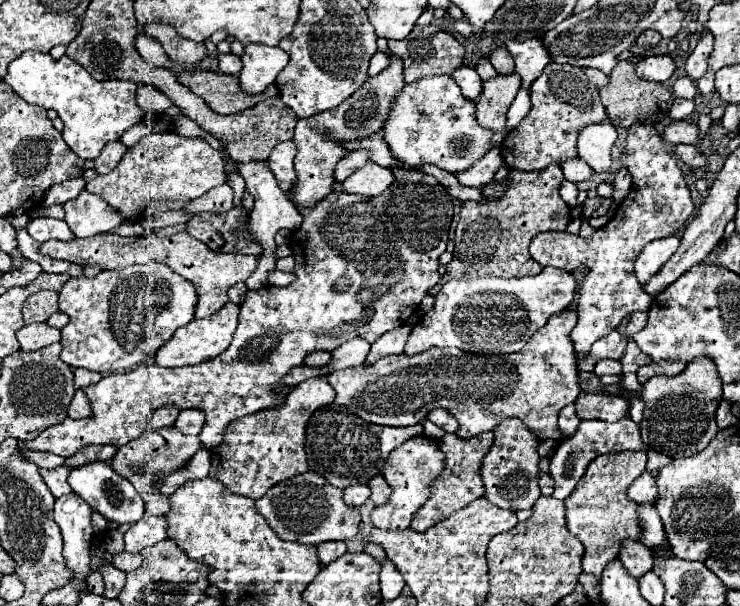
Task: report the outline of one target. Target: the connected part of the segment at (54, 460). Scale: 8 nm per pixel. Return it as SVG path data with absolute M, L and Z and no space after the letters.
M24 442L18 444L20 452L30 460L34 462L38 468L58 468L64 464L62 456L56 456L56 454L50 454L50 452L38 452L38 450L28 450Z

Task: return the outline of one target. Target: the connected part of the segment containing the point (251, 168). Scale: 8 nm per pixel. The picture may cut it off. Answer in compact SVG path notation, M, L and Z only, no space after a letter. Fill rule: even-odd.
M254 160L254 162L242 162L242 164L236 164L236 170L244 178L246 190L256 200L254 210L250 212L250 220L248 222L250 222L250 232L260 240L264 252L262 252L262 256L258 260L256 270L244 280L244 284L246 284L248 290L258 290L258 288L262 288L262 286L268 284L268 280L266 280L268 278L268 272L272 272L276 268L276 258L274 258L274 250L276 250L274 236L276 236L276 232L282 230L282 228L286 228L286 230L298 228L302 224L302 216L296 210L296 206L286 198L286 194L278 188L278 182L274 180L274 174L266 166L266 162L258 162L258 160Z

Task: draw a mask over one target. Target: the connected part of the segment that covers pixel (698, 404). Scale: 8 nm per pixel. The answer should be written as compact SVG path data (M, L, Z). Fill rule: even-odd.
M698 356L678 376L654 376L644 384L644 420L640 424L642 442L670 458L684 458L706 448L716 436L714 412L722 398L722 380L716 364L708 356Z

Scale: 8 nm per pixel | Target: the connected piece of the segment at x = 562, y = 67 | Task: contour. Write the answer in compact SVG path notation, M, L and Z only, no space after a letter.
M548 64L542 76L534 80L530 88L530 100L532 110L500 146L504 162L512 170L542 170L552 162L562 164L568 158L576 158L578 128L608 120L598 96L598 88L586 78L582 68L570 64Z

